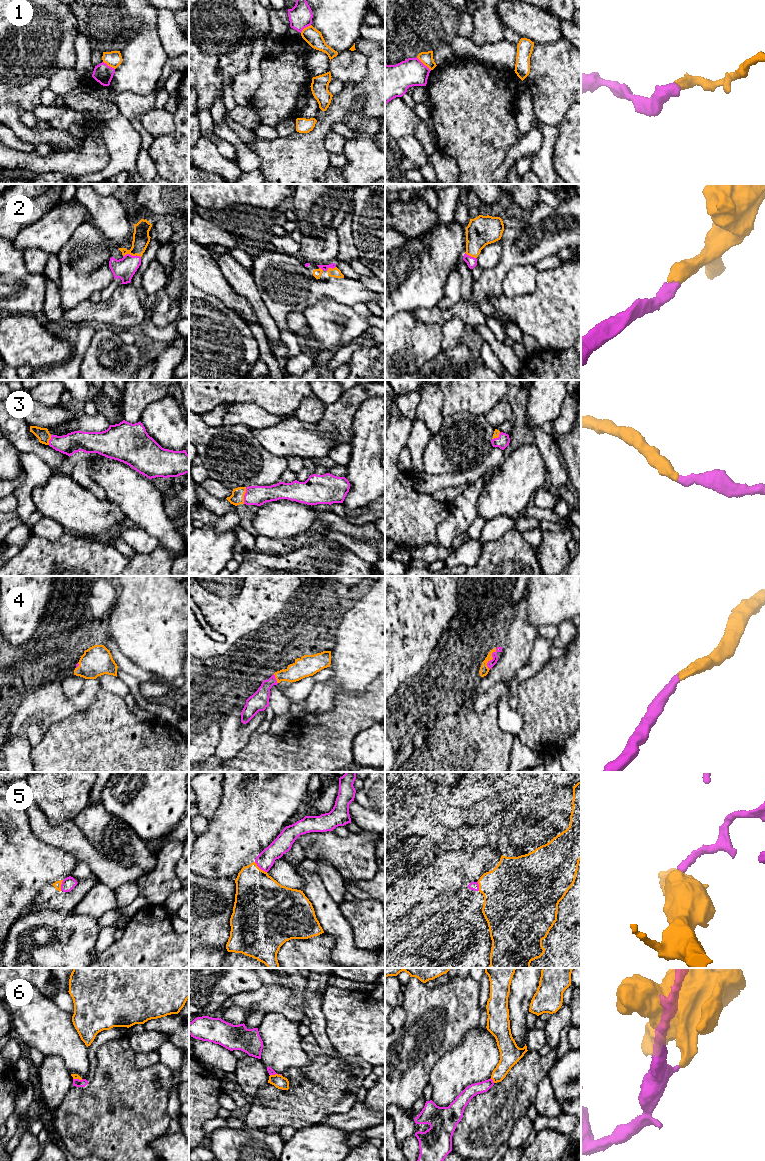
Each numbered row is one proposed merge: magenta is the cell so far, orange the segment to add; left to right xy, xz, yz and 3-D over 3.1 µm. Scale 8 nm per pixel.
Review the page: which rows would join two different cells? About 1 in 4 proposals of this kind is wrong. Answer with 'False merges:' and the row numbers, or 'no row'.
False merges: 1, 5, 6

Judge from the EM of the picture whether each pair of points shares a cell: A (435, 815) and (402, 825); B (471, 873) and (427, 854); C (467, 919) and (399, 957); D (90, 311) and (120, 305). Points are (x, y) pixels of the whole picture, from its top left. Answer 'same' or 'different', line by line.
A: same
B: same
C: same
D: same

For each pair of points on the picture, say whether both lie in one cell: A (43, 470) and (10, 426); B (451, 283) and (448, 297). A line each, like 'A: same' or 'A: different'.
A: different
B: same

